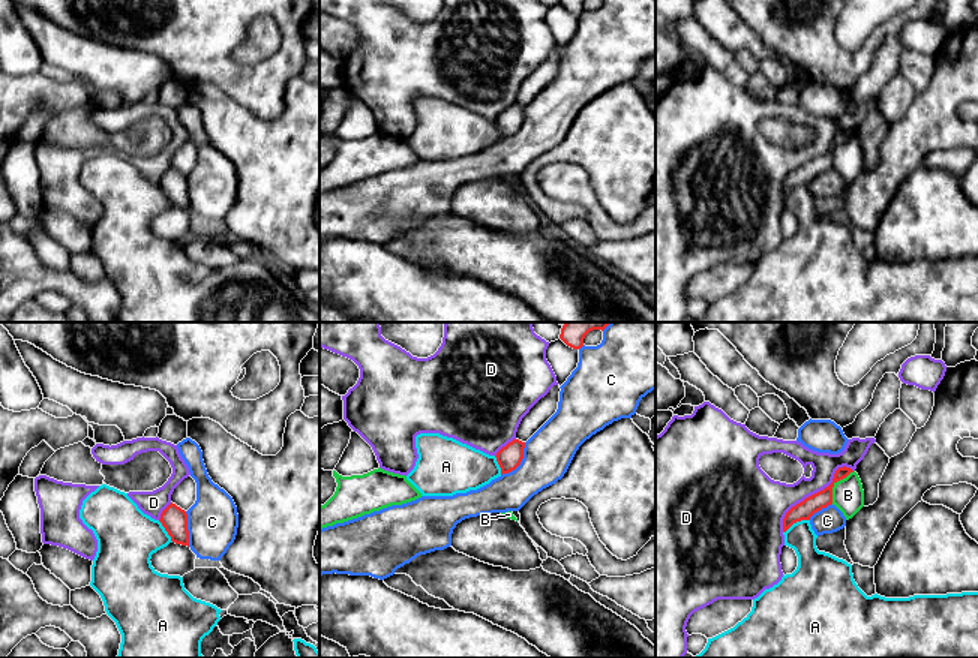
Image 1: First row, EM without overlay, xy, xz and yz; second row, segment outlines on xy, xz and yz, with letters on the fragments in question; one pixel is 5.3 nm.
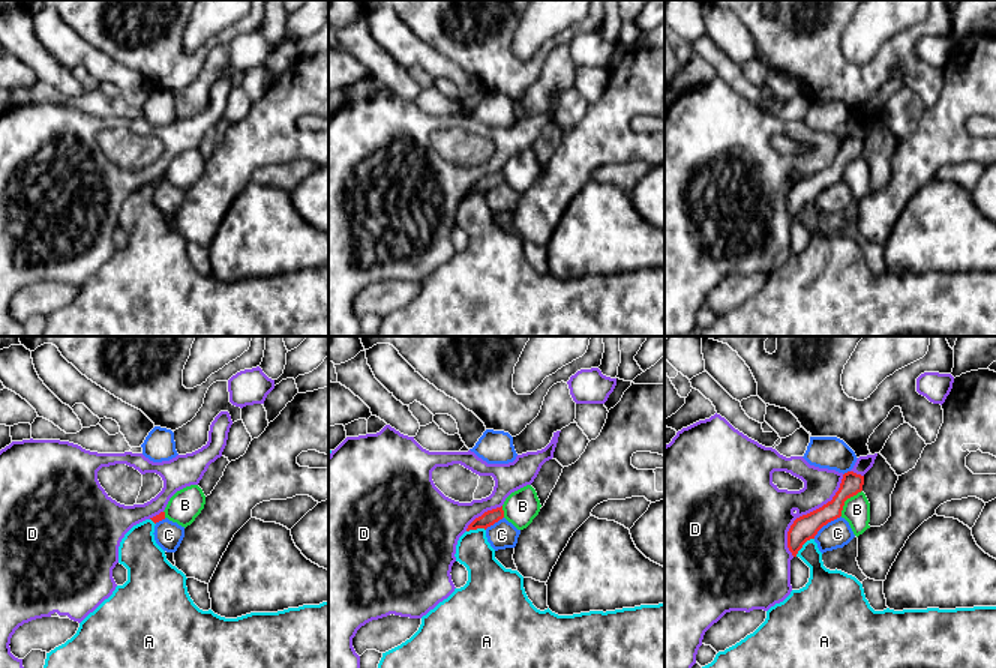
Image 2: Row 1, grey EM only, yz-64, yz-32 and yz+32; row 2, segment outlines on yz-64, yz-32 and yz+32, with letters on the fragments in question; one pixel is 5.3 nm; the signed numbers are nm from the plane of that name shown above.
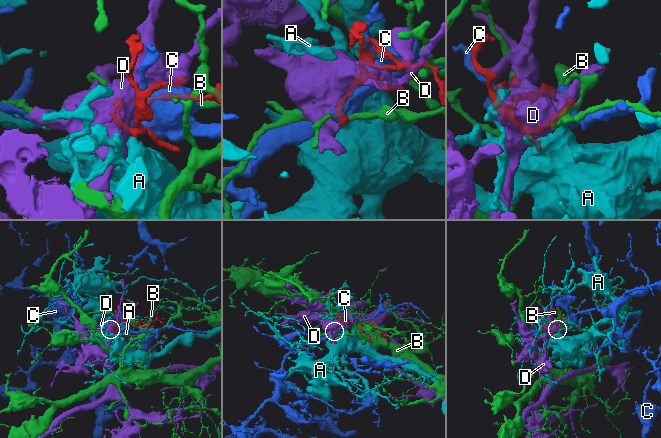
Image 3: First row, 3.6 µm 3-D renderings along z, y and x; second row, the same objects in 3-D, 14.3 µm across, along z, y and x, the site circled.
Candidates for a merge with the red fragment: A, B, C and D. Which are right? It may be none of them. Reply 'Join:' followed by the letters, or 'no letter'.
Join: A

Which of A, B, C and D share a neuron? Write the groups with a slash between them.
A / B / C / D

